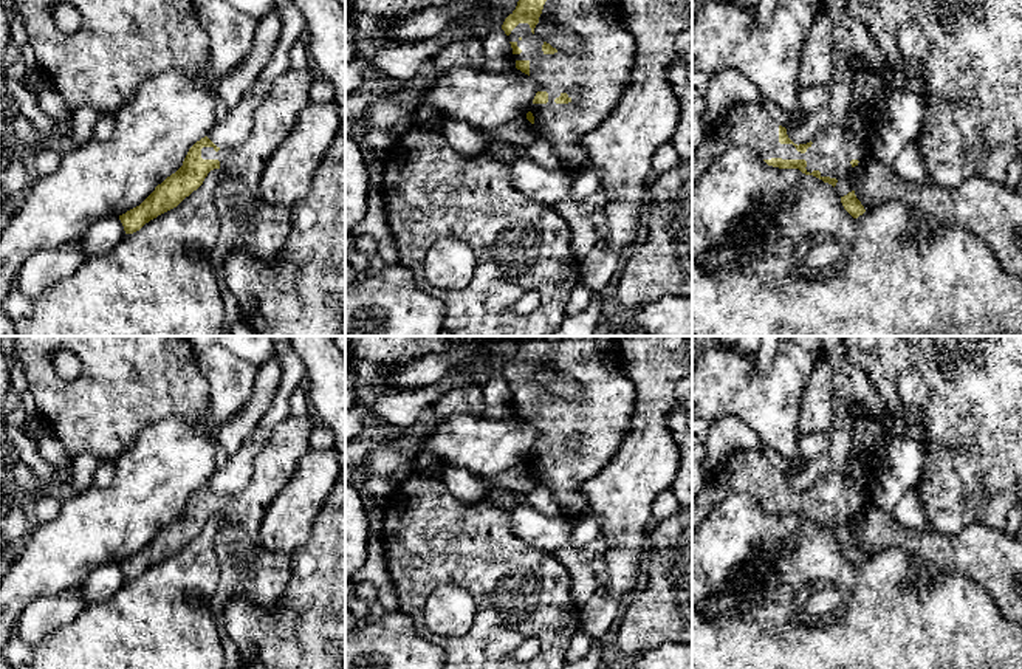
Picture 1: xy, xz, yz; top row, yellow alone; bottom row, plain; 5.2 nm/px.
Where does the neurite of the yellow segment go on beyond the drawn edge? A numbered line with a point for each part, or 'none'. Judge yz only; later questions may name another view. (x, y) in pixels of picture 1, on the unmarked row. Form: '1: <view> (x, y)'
1: yz (833, 494)

